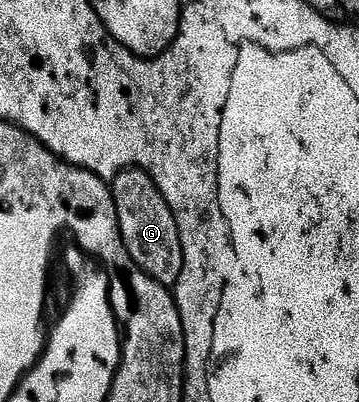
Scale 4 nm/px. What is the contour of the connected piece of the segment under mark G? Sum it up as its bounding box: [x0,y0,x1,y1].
[110,169,183,288]

